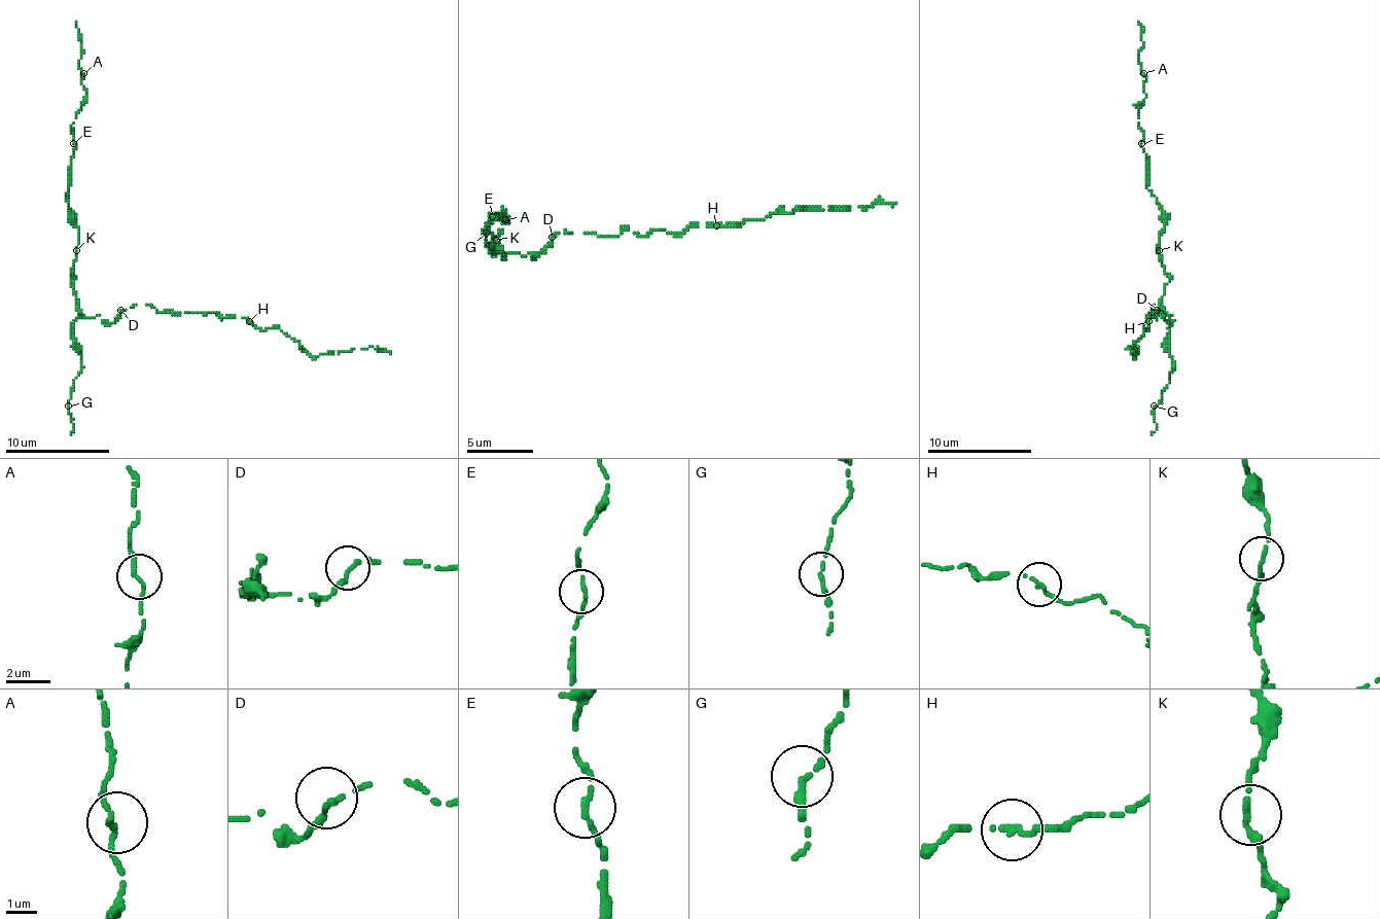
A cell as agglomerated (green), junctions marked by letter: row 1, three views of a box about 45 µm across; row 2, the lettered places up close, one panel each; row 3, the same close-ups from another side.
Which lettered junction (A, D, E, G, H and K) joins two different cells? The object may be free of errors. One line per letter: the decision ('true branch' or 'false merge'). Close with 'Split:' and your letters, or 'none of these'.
A: true branch
D: true branch
E: true branch
G: true branch
H: true branch
K: true branch
Split: none of these

